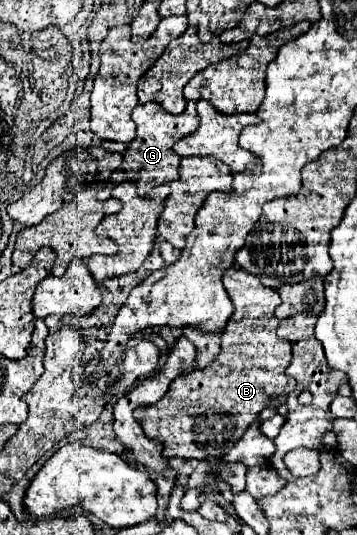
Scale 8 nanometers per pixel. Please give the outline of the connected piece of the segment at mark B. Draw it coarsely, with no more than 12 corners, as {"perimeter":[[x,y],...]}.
{"perimeter":[[229,268],[217,358],[133,416],[165,458],[223,458],[295,388],[277,290]]}

